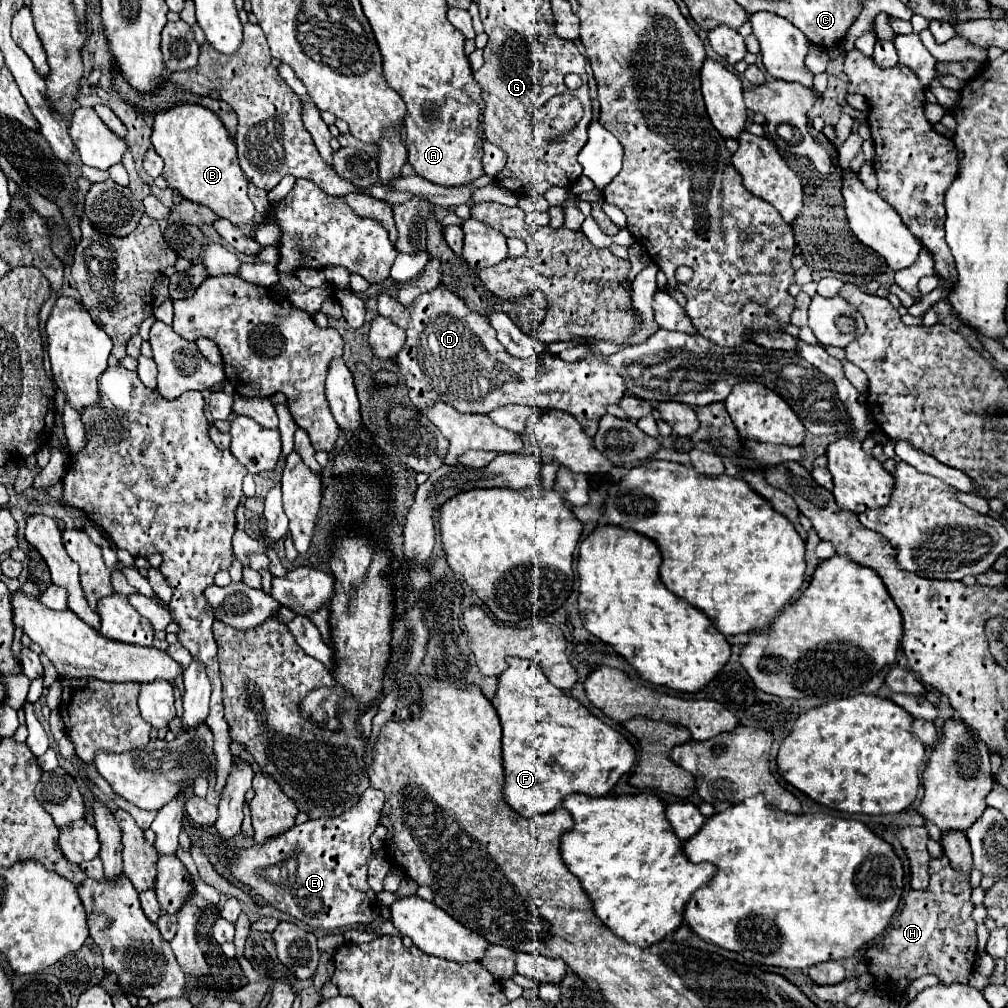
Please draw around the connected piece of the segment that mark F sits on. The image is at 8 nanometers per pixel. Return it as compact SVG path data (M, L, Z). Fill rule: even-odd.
M508 657L508 669L498 677L498 689L492 705L502 723L502 763L504 763L504 803L522 817L534 817L554 811L562 805L566 795L584 793L602 797L612 791L618 779L632 767L636 753L634 747L604 721L594 717L584 705L566 695L562 689L548 683L540 667L528 659Z

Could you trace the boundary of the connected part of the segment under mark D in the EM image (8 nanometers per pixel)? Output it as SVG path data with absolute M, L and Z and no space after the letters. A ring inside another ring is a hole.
M438 285L434 291L422 293L408 307L404 307L386 293L380 293L378 313L390 317L398 327L404 327L406 331L406 343L402 351L398 351L396 363L410 391L410 399L418 409L426 409L436 401L444 401L460 413L484 413L484 415L508 403L530 405L540 409L560 409L570 413L582 425L582 429L590 437L594 437L600 417L606 415L606 407L610 403L618 403L620 397L624 397L626 393L622 377L600 355L584 355L584 359L578 359L576 363L566 363L552 353L538 355L536 359L516 359L508 355L504 347L500 347L496 339L496 331L492 329L488 319L470 311L466 303L460 297L456 297L452 291L448 291L444 285Z

